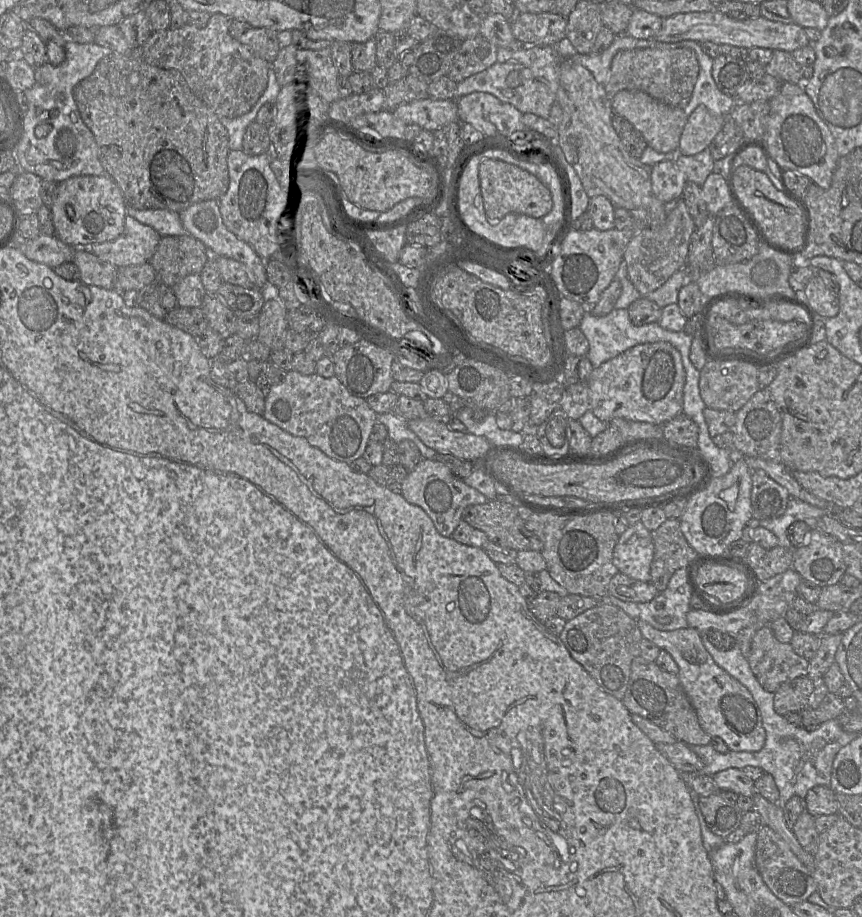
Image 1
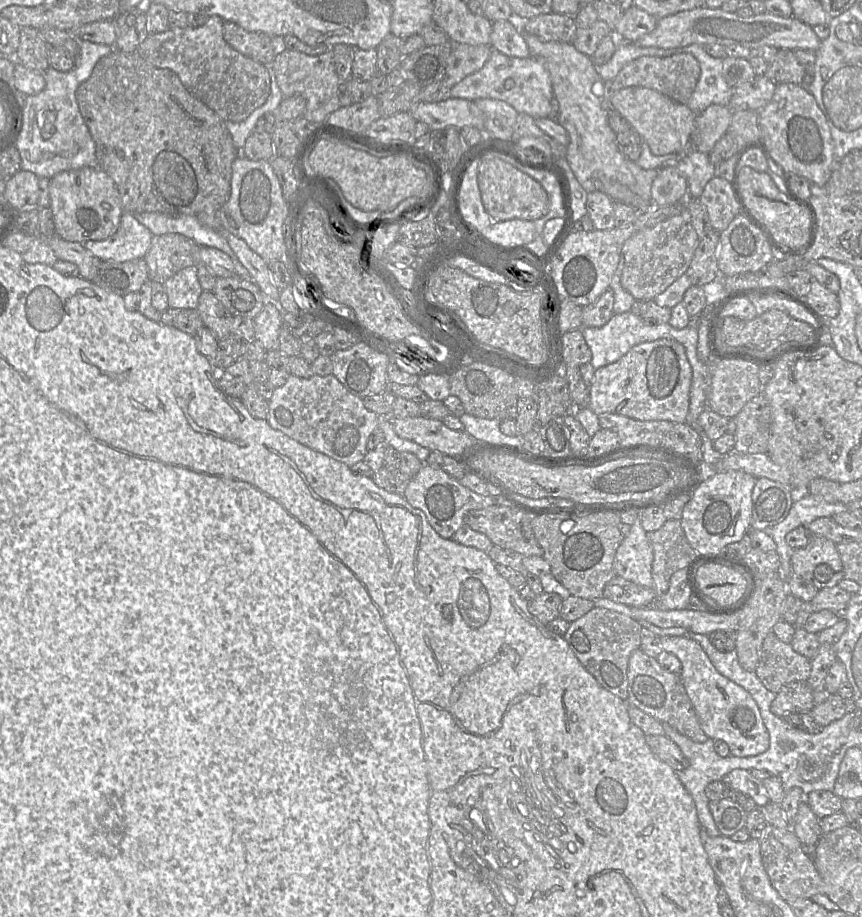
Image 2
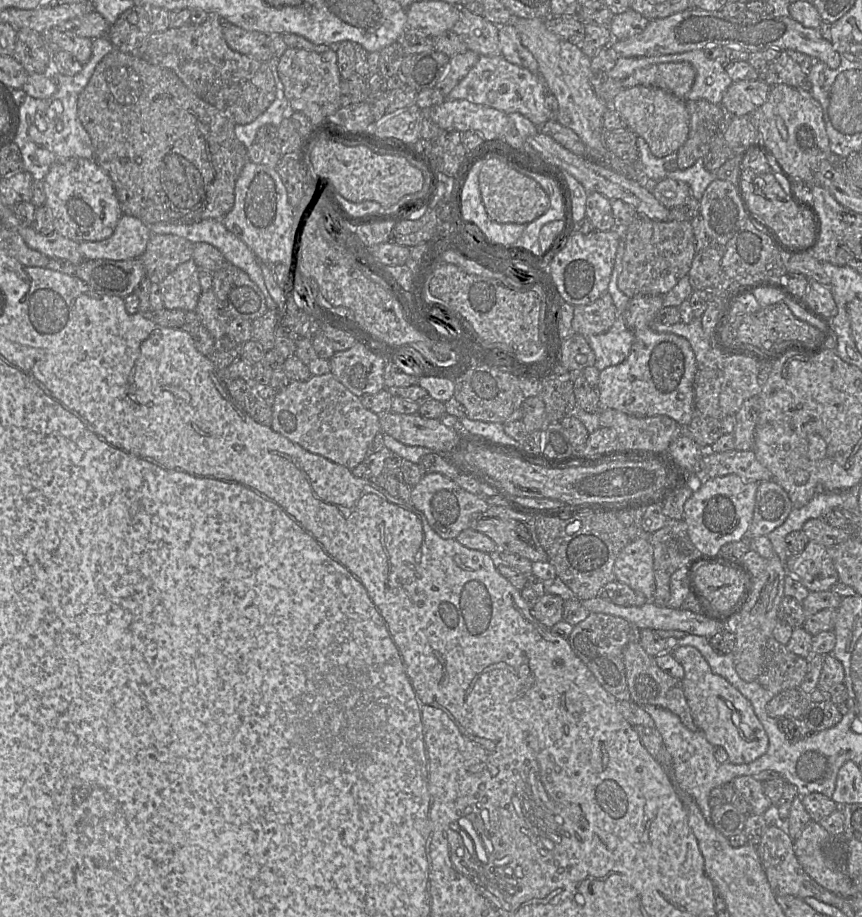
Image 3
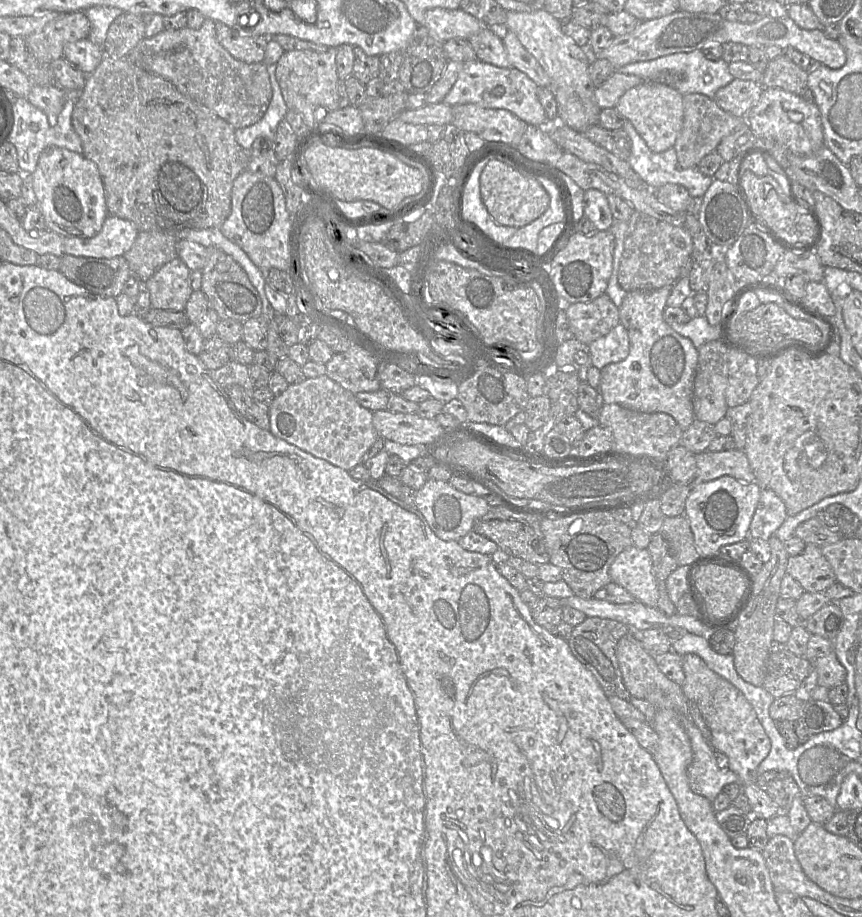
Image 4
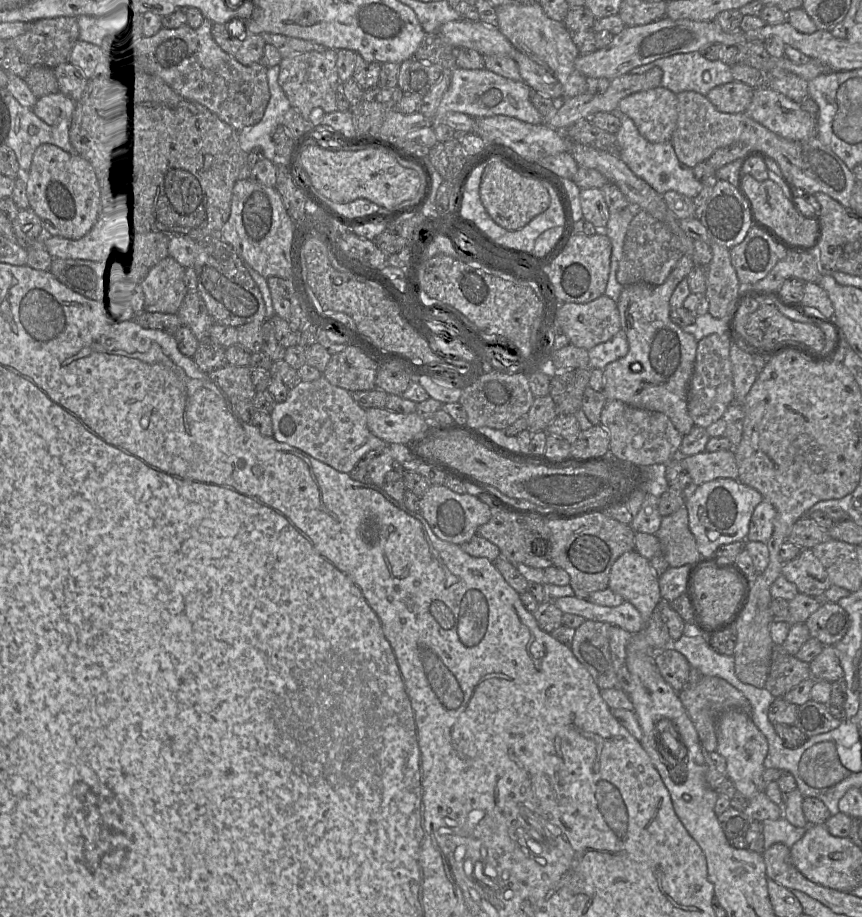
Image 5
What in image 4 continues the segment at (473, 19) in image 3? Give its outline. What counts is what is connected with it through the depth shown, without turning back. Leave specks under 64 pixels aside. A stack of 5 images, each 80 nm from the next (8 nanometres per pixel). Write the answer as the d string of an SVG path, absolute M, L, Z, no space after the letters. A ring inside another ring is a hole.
M486 26L469 39L478 60L501 68L512 67L501 38L500 29Z

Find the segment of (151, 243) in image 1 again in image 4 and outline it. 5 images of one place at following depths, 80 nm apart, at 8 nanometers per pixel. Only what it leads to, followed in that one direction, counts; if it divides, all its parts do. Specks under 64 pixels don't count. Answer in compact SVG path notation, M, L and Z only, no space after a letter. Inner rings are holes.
M108 215L96 236L64 237L64 254L94 258L123 256L132 247L138 234L139 230L130 221Z

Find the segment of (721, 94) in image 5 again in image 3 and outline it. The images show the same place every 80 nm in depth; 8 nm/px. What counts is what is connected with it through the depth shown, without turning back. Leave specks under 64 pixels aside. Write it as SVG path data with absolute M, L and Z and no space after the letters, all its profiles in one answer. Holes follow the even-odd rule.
M762 78L733 81L723 95L721 106L730 116L750 116L764 104L770 89Z

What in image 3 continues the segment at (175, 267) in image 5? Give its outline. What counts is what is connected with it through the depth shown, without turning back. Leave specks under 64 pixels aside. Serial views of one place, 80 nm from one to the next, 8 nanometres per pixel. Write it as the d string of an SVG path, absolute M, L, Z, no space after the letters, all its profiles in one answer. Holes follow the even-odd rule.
M195 262L180 264L159 283L159 289L165 309L196 311L202 289Z

